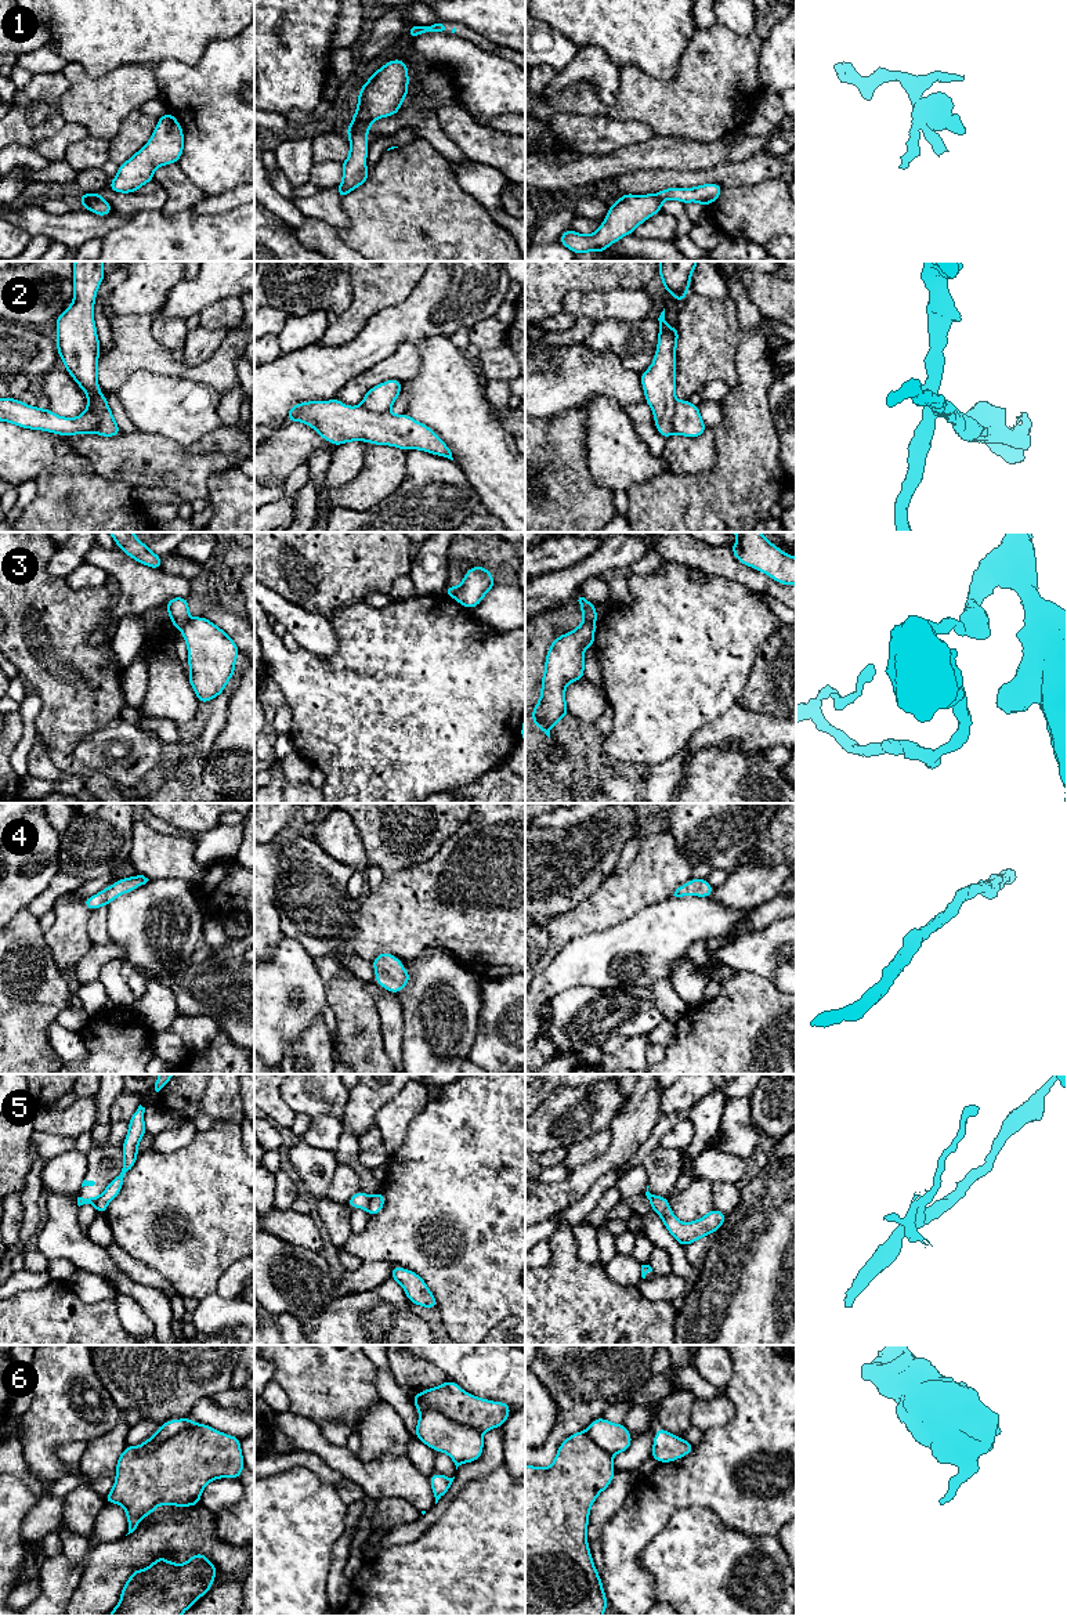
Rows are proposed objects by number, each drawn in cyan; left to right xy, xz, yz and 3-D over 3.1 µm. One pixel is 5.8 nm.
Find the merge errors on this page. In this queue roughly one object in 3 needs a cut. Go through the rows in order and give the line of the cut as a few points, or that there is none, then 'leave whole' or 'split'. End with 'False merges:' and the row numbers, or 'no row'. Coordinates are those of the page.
1: cut xy (100, 196), (80, 201); split
2: cut yz (677, 401), (672, 418), (673, 431); split
3: cut yz (583, 621), (593, 622); split
4: cut none; leave whole
5: cut xz (371, 1197), (368, 1210); split
6: cut xy (195, 1423), (156, 1443), (149, 1450), (138, 1452); split
False merges: 1, 2, 3, 5, 6

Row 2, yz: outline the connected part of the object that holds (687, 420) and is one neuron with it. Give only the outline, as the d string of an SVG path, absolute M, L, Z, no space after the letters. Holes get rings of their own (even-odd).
M690 401L676 402L672 424L676 434L690 438L697 438L706 430L699 408Z

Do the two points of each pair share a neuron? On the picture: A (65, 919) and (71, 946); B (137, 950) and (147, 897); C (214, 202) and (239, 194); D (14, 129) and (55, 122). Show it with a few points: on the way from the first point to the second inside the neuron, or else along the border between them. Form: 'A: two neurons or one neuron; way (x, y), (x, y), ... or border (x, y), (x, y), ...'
A: one neuron; way (69, 926), (69, 939)
B: one neuron; way (140, 937), (144, 910)
C: one neuron; way (220, 202), (234, 198)
D: one neuron; way (24, 125), (46, 123)

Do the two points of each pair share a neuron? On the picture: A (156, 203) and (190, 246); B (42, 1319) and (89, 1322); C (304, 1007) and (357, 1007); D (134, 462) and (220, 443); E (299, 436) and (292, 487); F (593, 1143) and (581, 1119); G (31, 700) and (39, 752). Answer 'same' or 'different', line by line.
A: different
B: same
C: different
D: same
E: different
F: different
G: different

